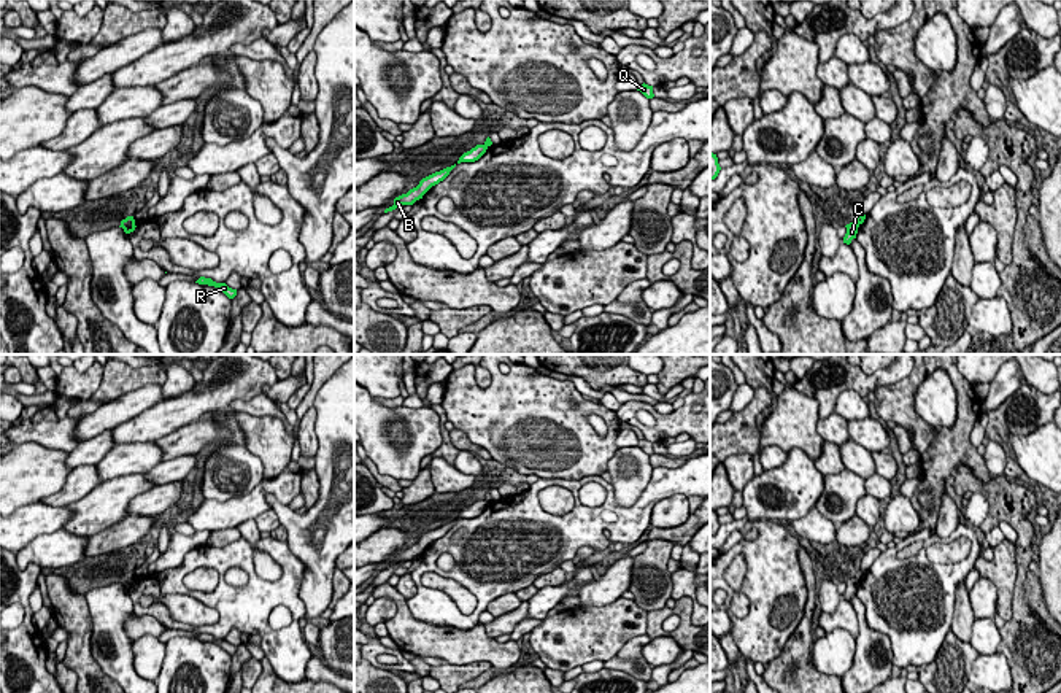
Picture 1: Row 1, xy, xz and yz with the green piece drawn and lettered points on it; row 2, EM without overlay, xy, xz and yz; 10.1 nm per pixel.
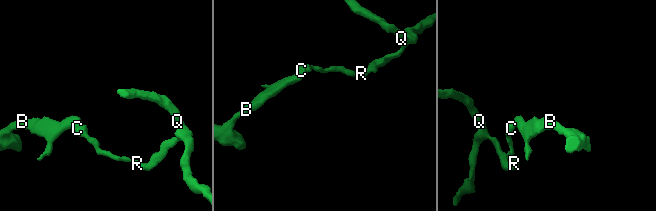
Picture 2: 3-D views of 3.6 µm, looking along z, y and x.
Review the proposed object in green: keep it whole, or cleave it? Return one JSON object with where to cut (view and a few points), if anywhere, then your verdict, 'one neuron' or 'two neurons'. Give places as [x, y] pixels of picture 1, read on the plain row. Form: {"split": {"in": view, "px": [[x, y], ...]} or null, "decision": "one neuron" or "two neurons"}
{"split": {"in": "xy", "px": [[134, 576], [123, 584]]}, "decision": "two neurons"}

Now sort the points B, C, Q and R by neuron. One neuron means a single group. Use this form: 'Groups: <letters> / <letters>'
Groups: B / C Q R

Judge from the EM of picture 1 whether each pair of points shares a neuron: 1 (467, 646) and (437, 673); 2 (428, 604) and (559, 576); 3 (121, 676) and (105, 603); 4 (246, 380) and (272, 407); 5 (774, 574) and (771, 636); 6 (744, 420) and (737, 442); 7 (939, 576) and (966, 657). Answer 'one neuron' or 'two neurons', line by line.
1: two neurons
2: two neurons
3: one neuron
4: two neurons
5: one neuron
6: one neuron
7: two neurons

